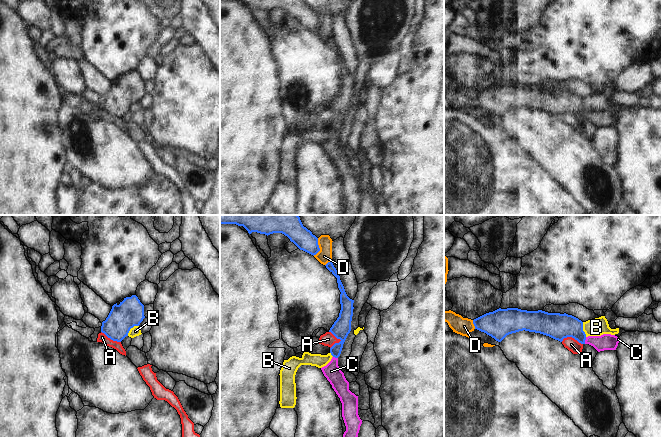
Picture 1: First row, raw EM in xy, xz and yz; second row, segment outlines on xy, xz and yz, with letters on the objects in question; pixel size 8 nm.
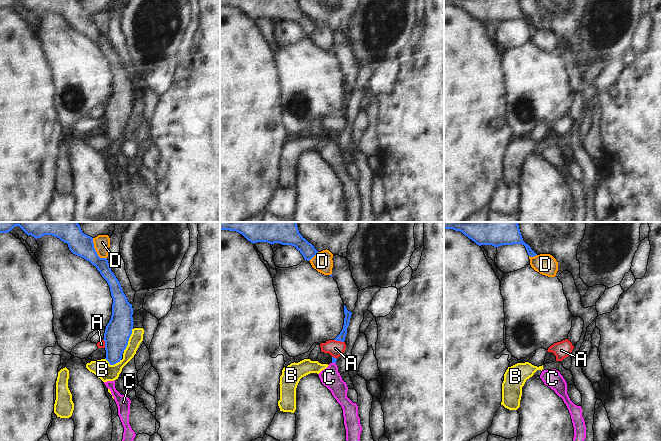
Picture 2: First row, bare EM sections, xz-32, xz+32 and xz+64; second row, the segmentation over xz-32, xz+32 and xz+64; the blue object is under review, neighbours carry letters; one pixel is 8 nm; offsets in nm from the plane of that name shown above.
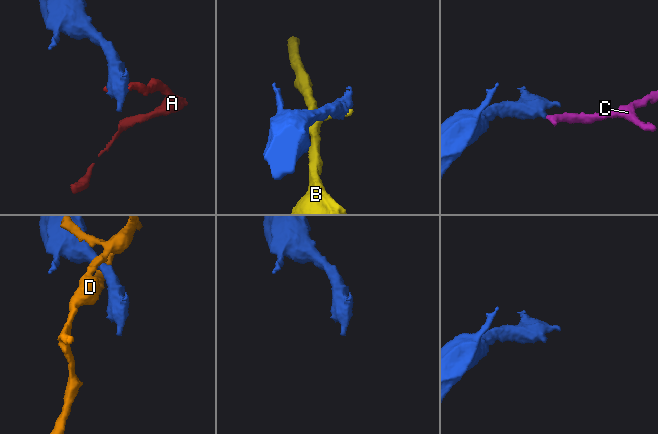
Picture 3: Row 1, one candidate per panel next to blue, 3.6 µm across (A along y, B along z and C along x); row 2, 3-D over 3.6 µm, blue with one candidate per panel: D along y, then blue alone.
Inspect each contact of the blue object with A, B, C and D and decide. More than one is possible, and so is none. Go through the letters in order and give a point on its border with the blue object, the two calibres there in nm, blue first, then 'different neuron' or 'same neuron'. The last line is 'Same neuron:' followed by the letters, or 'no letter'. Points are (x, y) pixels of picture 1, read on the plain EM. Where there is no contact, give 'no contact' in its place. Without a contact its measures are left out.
A: contact xz (340, 115); calibres 150 and 110 nm; different neuron
B: contact xy (131, 103); calibres 220 and 80 nm; different neuron
C: contact yz (585, 115); calibres 220 and 130 nm; same neuron
D: contact xz (318, 23); calibres 160 and 120 nm; different neuron
Same neuron: C

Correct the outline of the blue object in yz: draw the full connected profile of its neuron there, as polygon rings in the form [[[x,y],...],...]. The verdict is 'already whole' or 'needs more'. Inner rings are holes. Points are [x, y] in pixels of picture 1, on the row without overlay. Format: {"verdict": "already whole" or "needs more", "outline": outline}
{"verdict": "needs more", "outline": [[[518,84],[497,85],[473,96],[475,105],[501,118],[507,111],[529,107],[549,112],[560,118],[572,113],[581,120],[589,120],[598,128],[616,126],[619,115],[615,111],[586,112],[583,98],[566,89],[527,87]]]}

